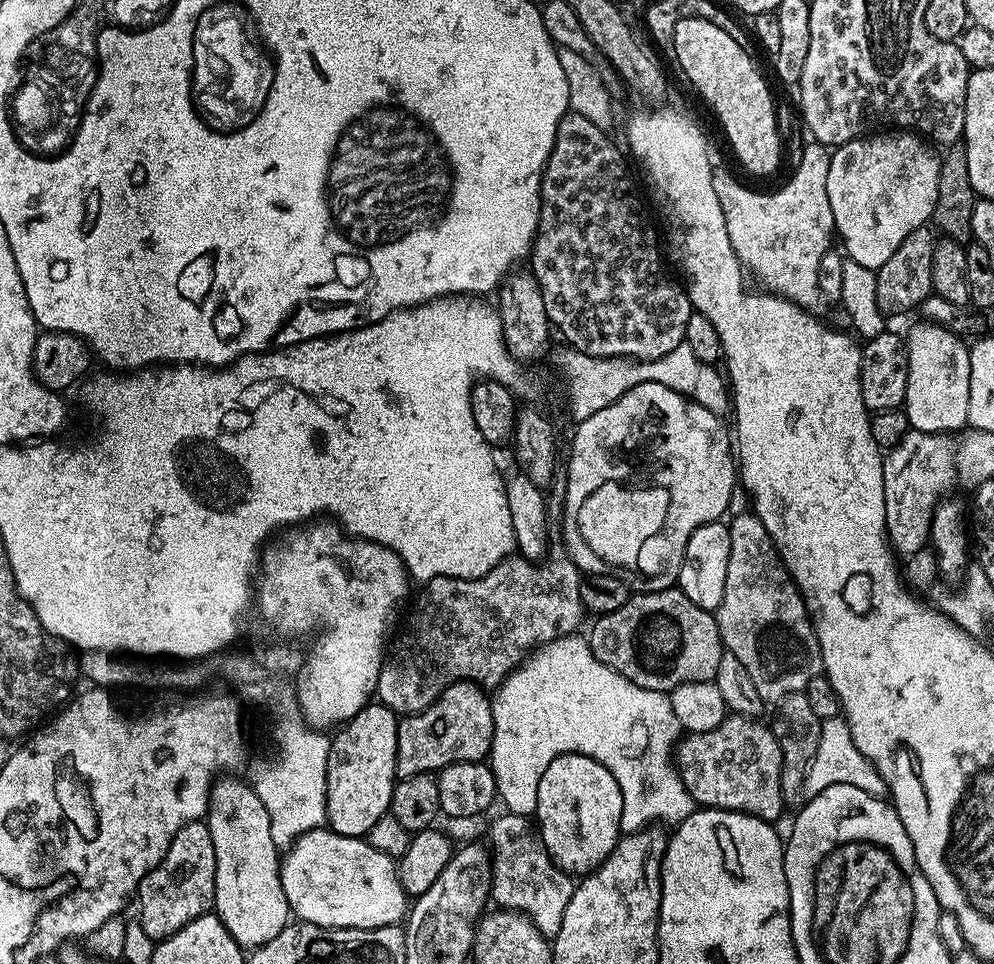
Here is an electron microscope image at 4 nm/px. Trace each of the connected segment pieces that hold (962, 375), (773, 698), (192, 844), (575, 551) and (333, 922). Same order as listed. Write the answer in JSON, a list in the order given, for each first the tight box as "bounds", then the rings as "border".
[{"bounds":[902,322,970,432],"border":[[[919,322],[906,332],[908,346],[908,381],[902,410],[908,416],[909,425],[918,432],[961,431],[968,424],[970,410],[970,354],[969,345],[957,333],[940,324]]]},{"bounds":[714,510,824,702],"border":[[[749,510],[731,517],[728,529],[730,563],[726,565],[726,590],[714,613],[720,639],[724,641],[725,649],[732,652],[742,666],[746,666],[746,674],[750,674],[760,697],[766,702],[779,702],[785,696],[804,692],[810,680],[824,671],[816,627],[812,625],[808,607],[804,605],[801,589],[797,588],[796,581],[780,561],[779,551],[755,511]]]},{"bounds":[138,820,216,942],"border":[[[195,820],[182,826],[170,850],[166,850],[162,862],[158,862],[158,866],[154,866],[154,870],[150,870],[140,883],[138,923],[142,926],[142,930],[146,930],[146,934],[150,934],[154,942],[159,942],[170,934],[182,930],[182,926],[194,922],[194,918],[209,915],[216,902],[215,869],[214,842],[210,838],[207,823],[204,820]]]},{"bounds":[564,382,738,592],"border":[[[646,382],[644,385],[639,384],[635,388],[626,390],[626,394],[622,394],[622,398],[610,402],[610,406],[602,406],[602,410],[598,410],[598,414],[590,414],[590,418],[579,421],[575,425],[576,433],[572,436],[572,457],[568,460],[568,485],[564,488],[564,544],[568,547],[566,549],[568,559],[575,562],[576,567],[580,569],[581,573],[606,572],[609,574],[619,574],[629,589],[636,592],[657,592],[658,590],[671,588],[677,583],[680,567],[682,566],[682,554],[686,550],[686,540],[690,538],[690,534],[694,530],[698,530],[698,526],[706,526],[710,522],[720,520],[727,513],[730,494],[734,494],[734,490],[738,487],[738,460],[734,455],[734,440],[730,435],[729,425],[727,428],[724,423],[725,421],[721,417],[716,416],[710,410],[706,410],[706,406],[694,402],[688,396],[682,395],[678,390],[670,390],[670,386],[662,386],[662,382]]]},{"bounds":[280,826,410,928],"border":[[[327,826],[302,834],[283,853],[280,877],[282,890],[286,890],[289,913],[306,924],[323,928],[381,928],[399,925],[409,913],[410,897],[400,881],[397,861],[368,844],[367,839],[343,836]]]}]

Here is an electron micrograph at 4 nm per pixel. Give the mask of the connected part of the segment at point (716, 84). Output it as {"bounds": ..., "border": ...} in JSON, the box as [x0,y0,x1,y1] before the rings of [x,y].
{"bounds":[671,16,782,176],"border":[[[701,16],[680,18],[674,26],[671,55],[716,115],[737,162],[752,176],[768,176],[780,168],[782,137],[776,128],[776,100],[759,66],[748,57],[748,50]]]}

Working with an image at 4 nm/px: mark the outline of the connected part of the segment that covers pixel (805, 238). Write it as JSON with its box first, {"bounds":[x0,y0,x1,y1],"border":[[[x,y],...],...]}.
{"bounds":[712,142,836,317],"border":[[[808,142],[804,145],[802,158],[795,165],[796,173],[789,178],[788,184],[781,186],[777,192],[755,192],[747,188],[740,180],[735,180],[726,169],[717,167],[712,174],[714,194],[718,194],[718,202],[722,206],[722,214],[726,218],[726,234],[734,252],[738,254],[741,264],[749,273],[752,272],[761,280],[763,287],[775,296],[784,296],[800,308],[812,313],[813,317],[827,317],[830,302],[822,294],[822,286],[818,286],[818,274],[822,254],[830,251],[828,239],[833,239],[836,223],[830,210],[830,198],[826,198],[826,174],[830,171],[830,152],[823,144]]]}

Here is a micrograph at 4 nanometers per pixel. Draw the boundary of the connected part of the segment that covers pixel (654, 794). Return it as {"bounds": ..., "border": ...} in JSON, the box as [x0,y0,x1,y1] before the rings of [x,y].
{"bounds":[490,634,698,833],"border":[[[580,634],[560,636],[557,640],[551,640],[548,644],[540,645],[535,652],[529,655],[528,659],[523,660],[512,671],[510,682],[505,682],[499,688],[495,689],[491,701],[492,717],[494,718],[494,734],[492,735],[490,767],[496,779],[496,795],[499,803],[501,805],[504,803],[503,811],[505,813],[513,816],[531,817],[538,806],[538,782],[542,782],[542,774],[546,774],[546,766],[550,766],[550,762],[554,762],[554,758],[558,758],[562,754],[570,754],[571,752],[577,752],[583,756],[594,758],[594,762],[606,766],[606,770],[610,770],[610,774],[614,774],[614,778],[622,790],[621,833],[641,832],[644,828],[655,825],[657,822],[664,822],[660,820],[669,820],[669,825],[675,826],[680,821],[685,820],[691,812],[696,811],[698,805],[693,800],[692,795],[686,790],[686,786],[682,782],[679,772],[676,771],[676,765],[672,757],[674,745],[681,739],[682,729],[678,720],[678,714],[674,714],[671,695],[666,692],[655,692],[649,688],[639,688],[633,680],[628,680],[622,674],[618,674],[610,665],[603,664],[596,657],[596,653],[592,651],[591,643],[585,637],[583,640]]]}

